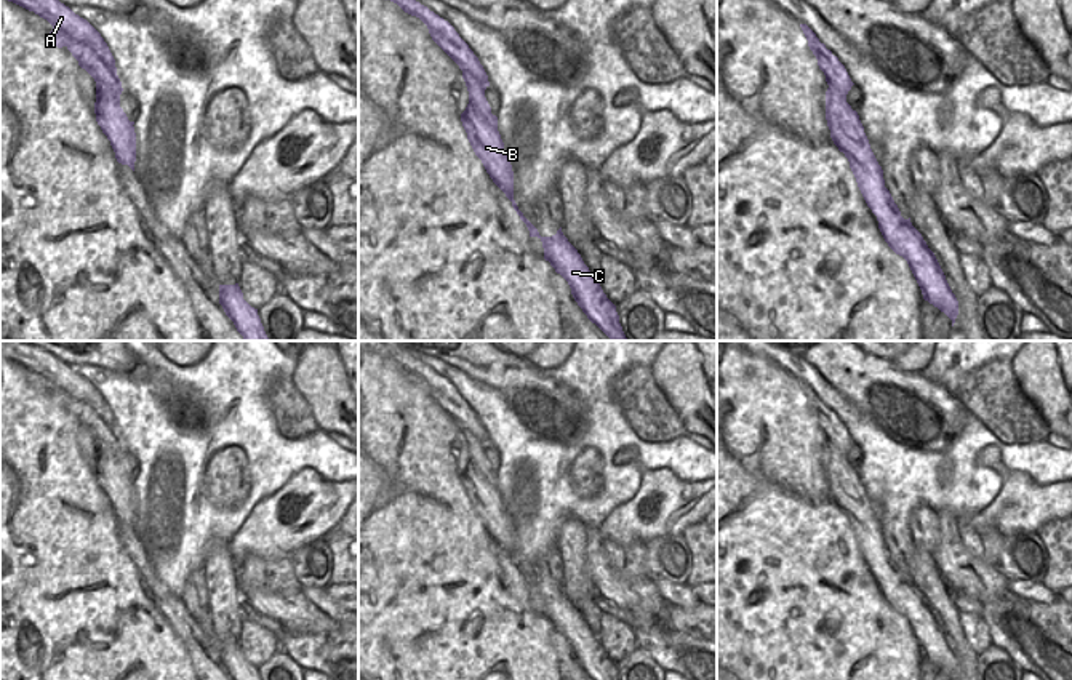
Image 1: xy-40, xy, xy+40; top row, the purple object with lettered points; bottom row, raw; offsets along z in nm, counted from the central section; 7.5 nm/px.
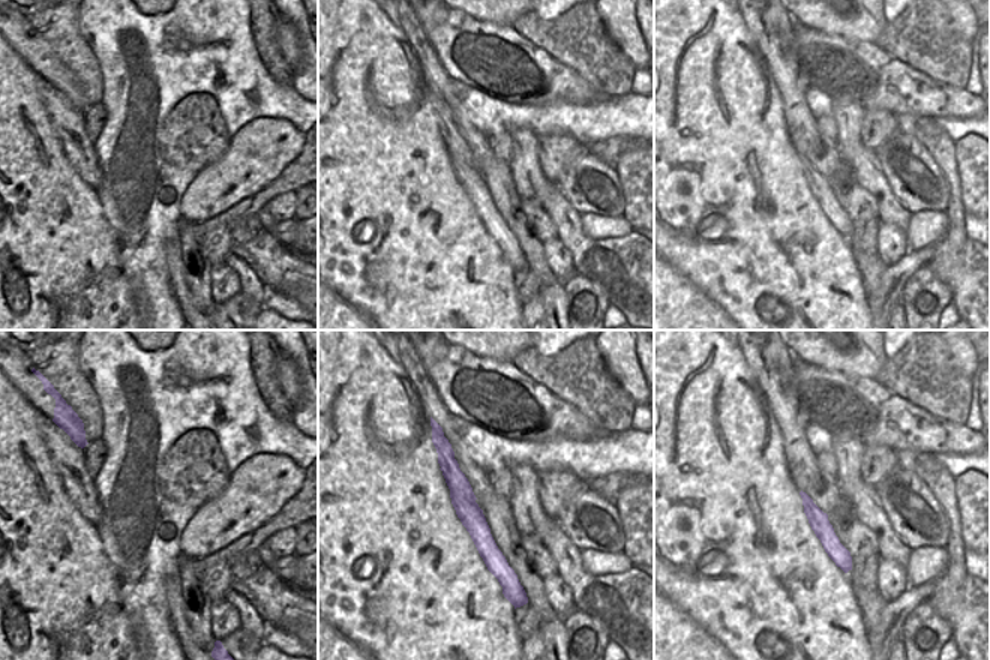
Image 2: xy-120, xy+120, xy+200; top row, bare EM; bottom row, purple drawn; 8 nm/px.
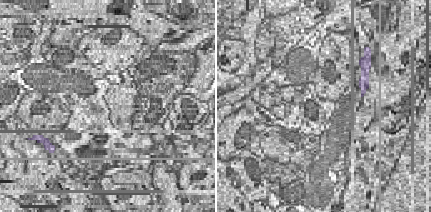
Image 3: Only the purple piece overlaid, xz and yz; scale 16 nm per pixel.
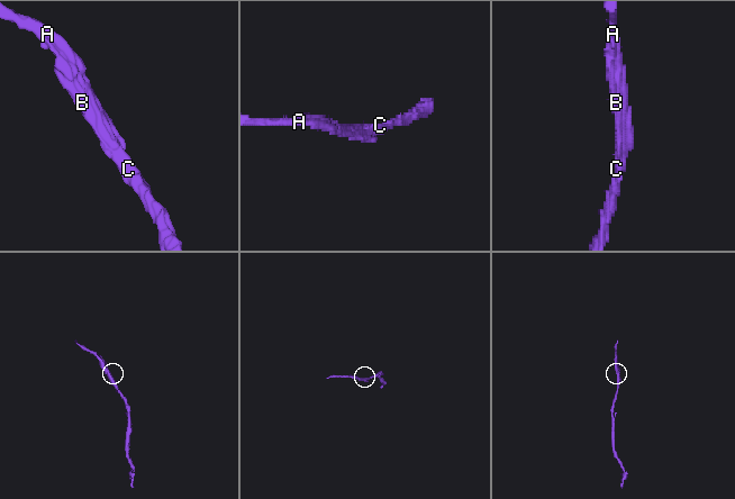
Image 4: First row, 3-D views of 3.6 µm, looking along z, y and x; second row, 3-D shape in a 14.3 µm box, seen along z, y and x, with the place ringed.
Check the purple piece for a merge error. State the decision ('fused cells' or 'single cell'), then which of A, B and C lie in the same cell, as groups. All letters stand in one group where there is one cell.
fused cells; A / B C

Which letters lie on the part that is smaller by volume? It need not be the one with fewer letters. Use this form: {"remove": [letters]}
{"remove": ["A"]}

